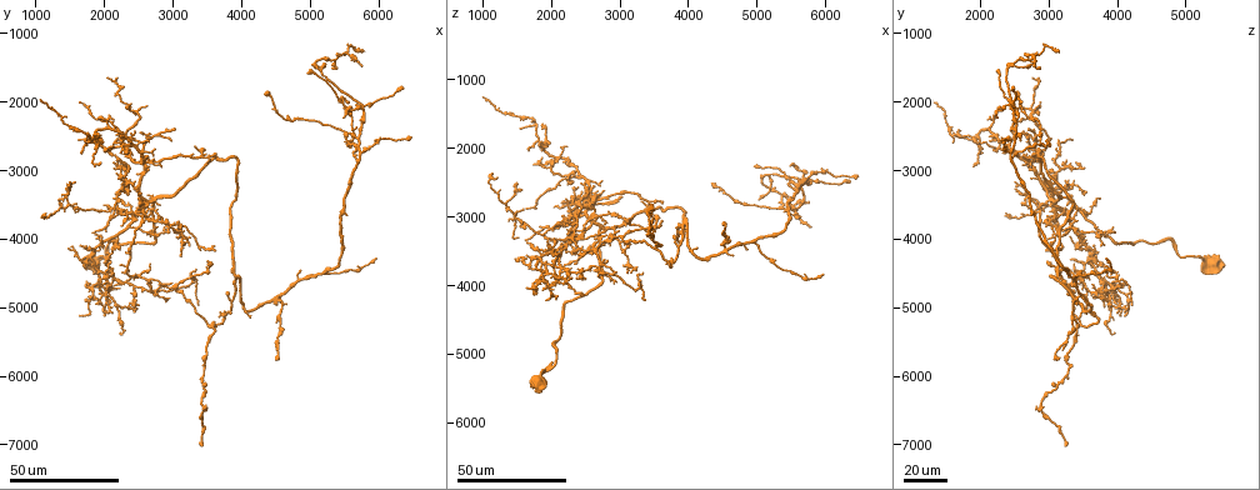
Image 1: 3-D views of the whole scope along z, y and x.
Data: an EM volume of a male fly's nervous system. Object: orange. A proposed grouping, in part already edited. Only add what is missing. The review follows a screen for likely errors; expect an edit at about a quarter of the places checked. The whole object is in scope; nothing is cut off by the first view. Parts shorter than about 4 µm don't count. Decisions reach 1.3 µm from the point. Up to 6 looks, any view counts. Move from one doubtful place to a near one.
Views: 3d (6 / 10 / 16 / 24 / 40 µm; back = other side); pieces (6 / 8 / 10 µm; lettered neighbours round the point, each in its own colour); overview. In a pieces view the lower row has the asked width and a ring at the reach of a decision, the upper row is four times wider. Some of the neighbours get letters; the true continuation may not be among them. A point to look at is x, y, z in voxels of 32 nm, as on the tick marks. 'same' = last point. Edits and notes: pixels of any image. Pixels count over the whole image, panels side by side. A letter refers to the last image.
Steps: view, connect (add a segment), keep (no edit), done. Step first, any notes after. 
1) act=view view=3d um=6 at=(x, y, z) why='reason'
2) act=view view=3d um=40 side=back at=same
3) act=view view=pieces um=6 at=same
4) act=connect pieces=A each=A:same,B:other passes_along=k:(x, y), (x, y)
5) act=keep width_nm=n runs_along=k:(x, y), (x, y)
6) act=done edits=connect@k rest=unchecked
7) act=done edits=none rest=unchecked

act=view view=3d um=40 at=(3650, 2750, 2800) why='an open end'

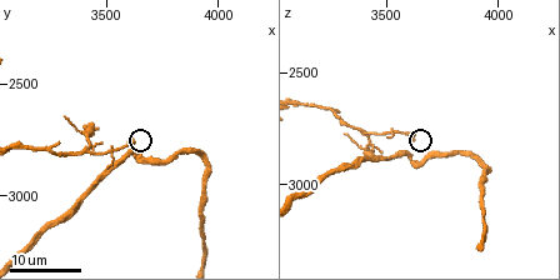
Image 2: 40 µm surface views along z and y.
act=view view=pieces um=10 at=(3620, 2760, 2800)

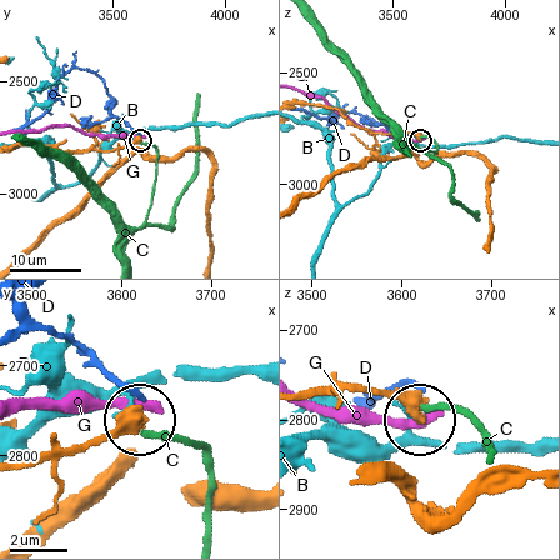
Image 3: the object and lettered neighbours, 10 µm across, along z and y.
act=keep each=B:other,C:other,D:other,G:other runs_along=3:(301, 393), (373, 393), (420, 419) found='no lettered segment goes on from it'

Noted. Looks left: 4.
act=view view=3d um=24 at=(3000, 2550, 2750)

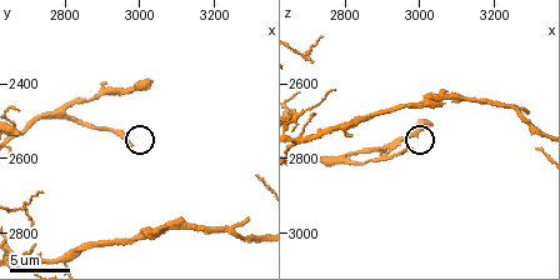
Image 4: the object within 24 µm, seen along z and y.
act=view view=pieces um=8 at=(2980, 2570, 2780)

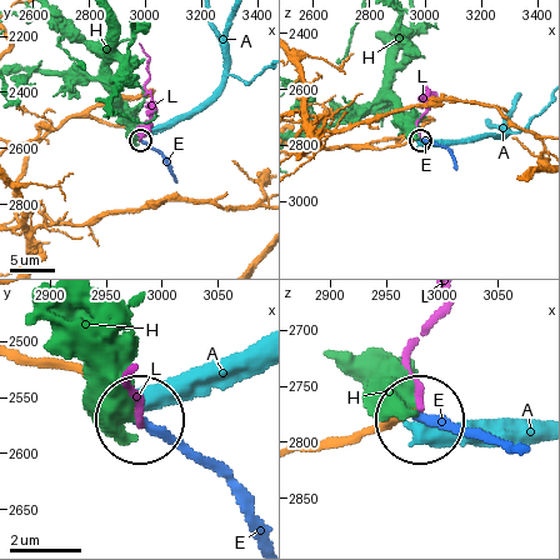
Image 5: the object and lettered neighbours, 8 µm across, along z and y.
act=connect pieces=E width_nm=200 each=A:other,E:same,H:other,L:other passes_along=5:(114, 125), (148, 143), (175, 183) found='it goes on there'

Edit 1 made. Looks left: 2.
act=done edits=connect@5 rest=unchecked

